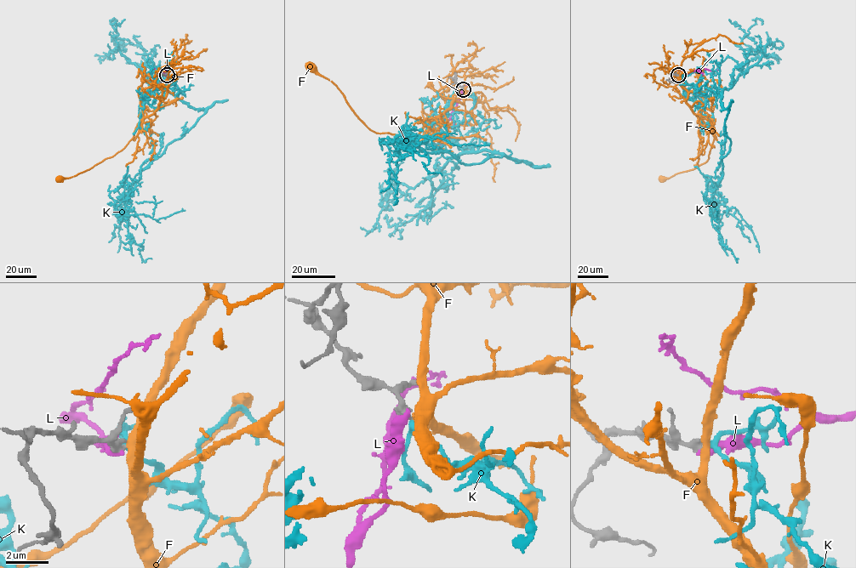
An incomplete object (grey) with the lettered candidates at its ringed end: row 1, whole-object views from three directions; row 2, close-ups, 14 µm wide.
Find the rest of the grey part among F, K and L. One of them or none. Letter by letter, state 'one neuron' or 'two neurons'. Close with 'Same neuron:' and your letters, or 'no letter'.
F: two neurons
K: one neuron
L: two neurons
Same neuron: K

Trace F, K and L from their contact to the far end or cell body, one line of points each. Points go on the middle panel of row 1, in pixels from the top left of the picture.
F: (463, 89), (463, 103), (454, 101), (411, 140), (389, 133), (376, 133), (368, 127), (336, 85), (311, 65)
K: (463, 89), (473, 105), (444, 110), (438, 127), (464, 151), (520, 161), (465, 164), (404, 140), (393, 205)
L: (462, 89), (447, 122), (445, 140), (441, 149)

